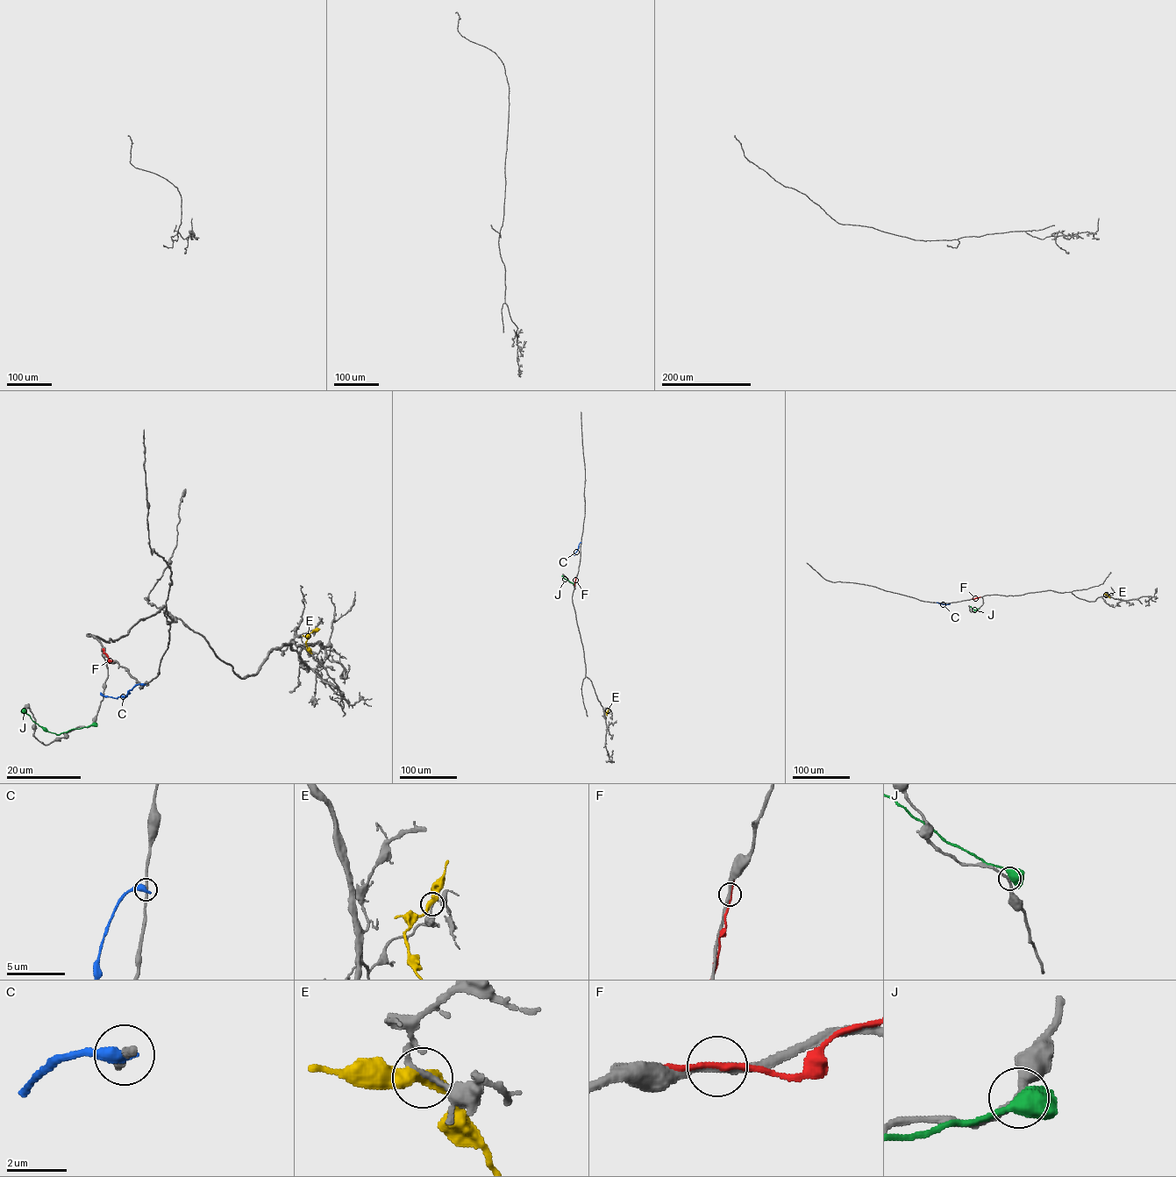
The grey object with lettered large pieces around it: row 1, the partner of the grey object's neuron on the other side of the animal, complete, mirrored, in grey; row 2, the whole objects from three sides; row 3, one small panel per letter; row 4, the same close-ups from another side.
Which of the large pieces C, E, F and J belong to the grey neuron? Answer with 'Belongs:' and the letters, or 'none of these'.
Belongs: none of these

